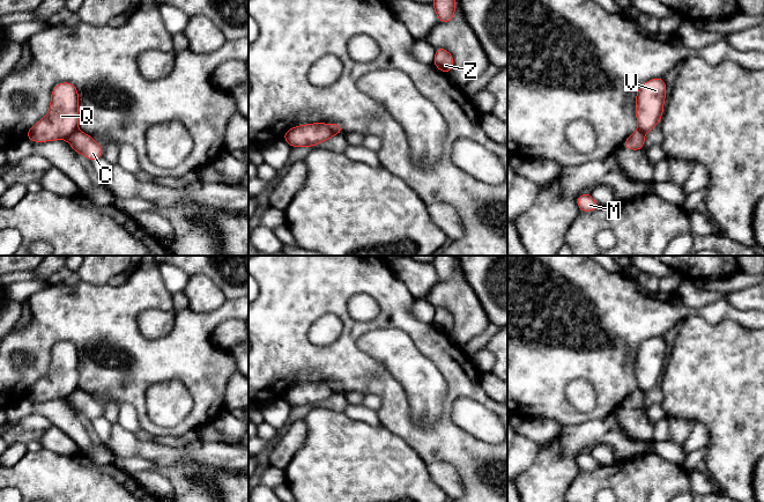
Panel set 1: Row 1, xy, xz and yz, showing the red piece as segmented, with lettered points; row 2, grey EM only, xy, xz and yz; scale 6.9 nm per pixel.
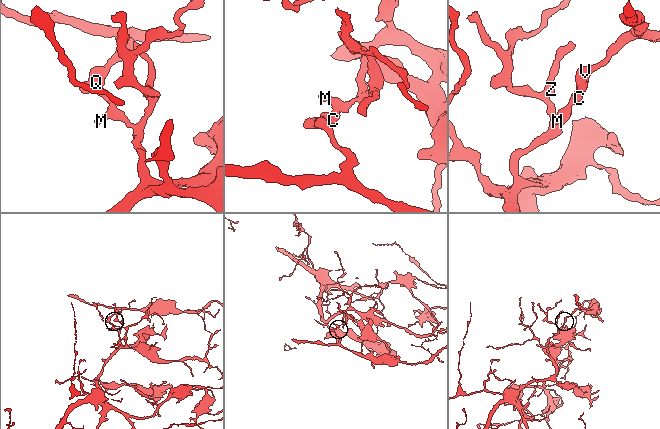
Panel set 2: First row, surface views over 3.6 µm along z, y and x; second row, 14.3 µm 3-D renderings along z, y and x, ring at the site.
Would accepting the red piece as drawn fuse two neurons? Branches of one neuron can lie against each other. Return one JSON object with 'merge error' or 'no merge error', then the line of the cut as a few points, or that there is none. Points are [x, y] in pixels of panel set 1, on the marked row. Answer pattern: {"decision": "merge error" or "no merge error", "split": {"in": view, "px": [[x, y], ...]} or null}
{"decision": "merge error", "split": {"in": "xy", "px": [[76, 128], [67, 139]]}}

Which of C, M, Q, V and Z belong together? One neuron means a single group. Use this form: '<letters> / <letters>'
C M Z / Q V

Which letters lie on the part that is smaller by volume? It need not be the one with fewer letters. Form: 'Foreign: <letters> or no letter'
Foreign: Q, V

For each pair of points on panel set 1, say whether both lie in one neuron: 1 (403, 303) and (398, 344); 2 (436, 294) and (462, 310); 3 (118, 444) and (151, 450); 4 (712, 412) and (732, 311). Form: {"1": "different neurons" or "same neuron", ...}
{"1": "different neurons", "2": "same neuron", "3": "same neuron", "4": "different neurons"}

